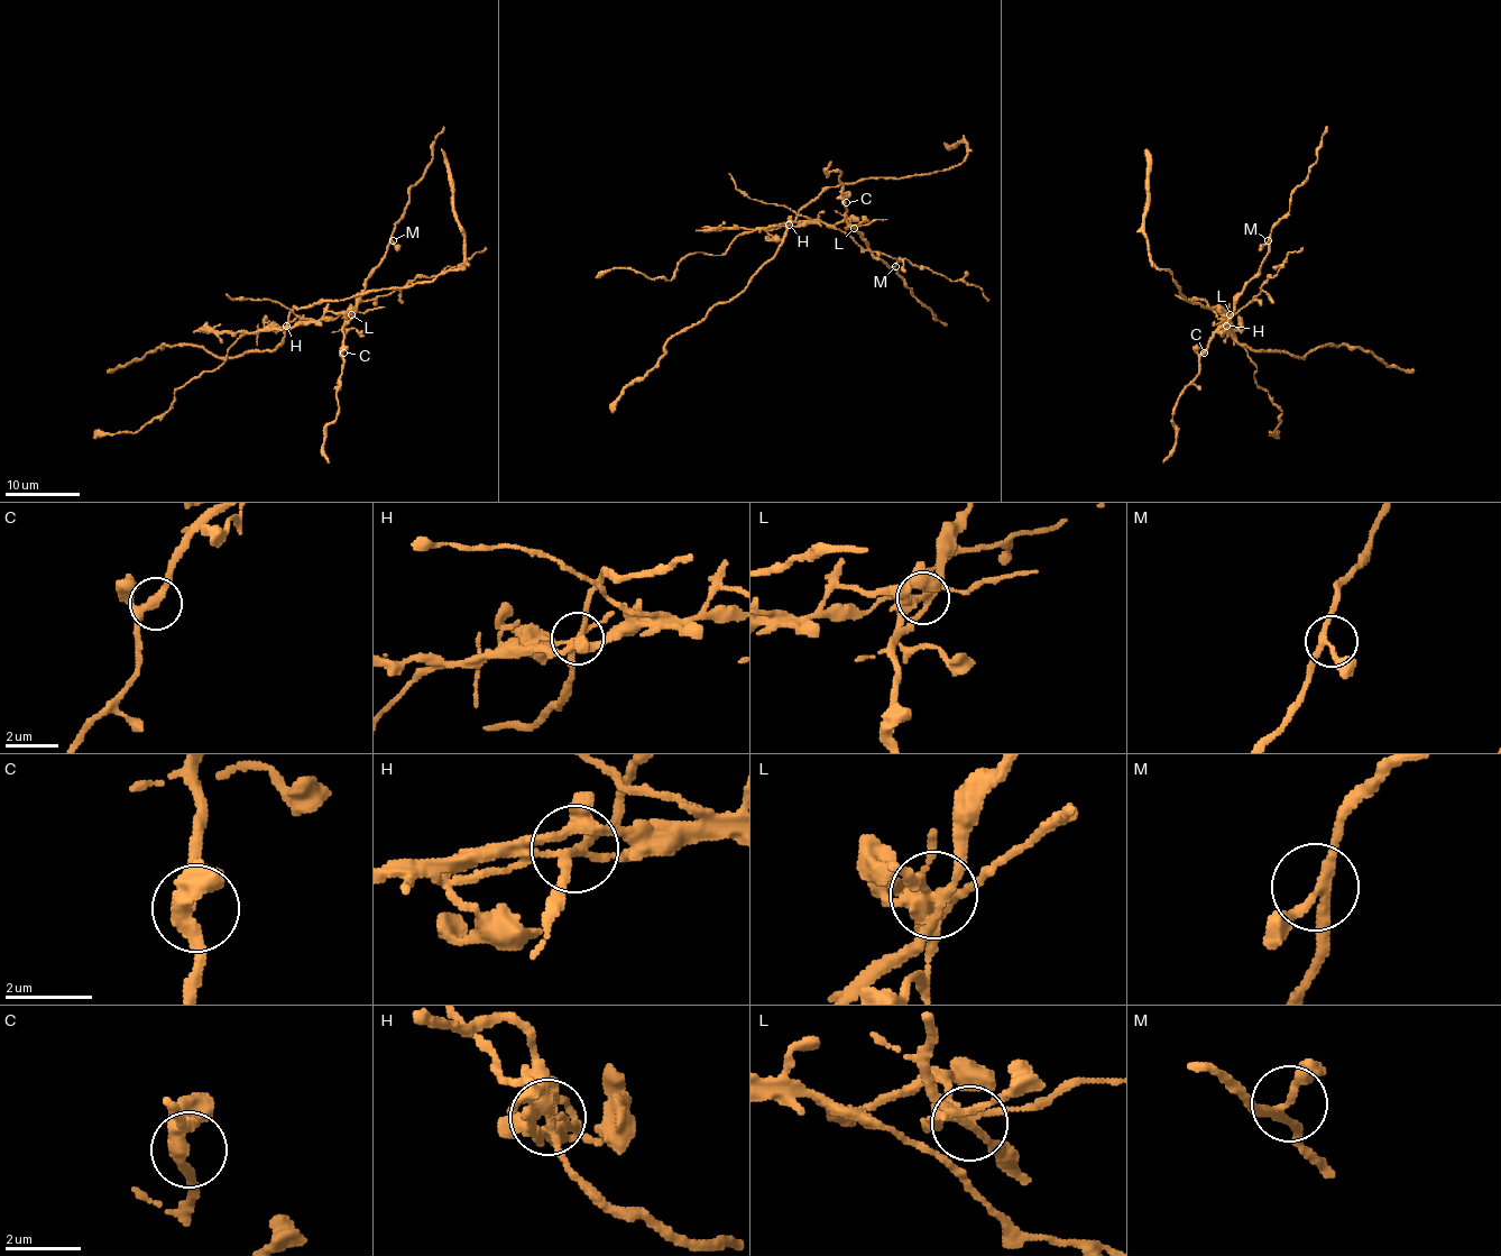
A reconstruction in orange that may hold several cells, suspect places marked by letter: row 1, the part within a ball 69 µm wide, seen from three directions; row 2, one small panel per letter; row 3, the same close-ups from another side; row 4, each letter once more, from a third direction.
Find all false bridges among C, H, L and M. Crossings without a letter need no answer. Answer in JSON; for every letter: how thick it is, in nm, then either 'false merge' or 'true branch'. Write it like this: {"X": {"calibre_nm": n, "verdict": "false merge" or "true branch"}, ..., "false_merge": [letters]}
{"C": {"calibre_nm": 280, "verdict": "true branch"}, "H": {"calibre_nm": 170, "verdict": "false merge"}, "L": {"calibre_nm": 280, "verdict": "false merge"}, "M": {"calibre_nm": 200, "verdict": "true branch"}, "false_merge": ["H", "L"]}

